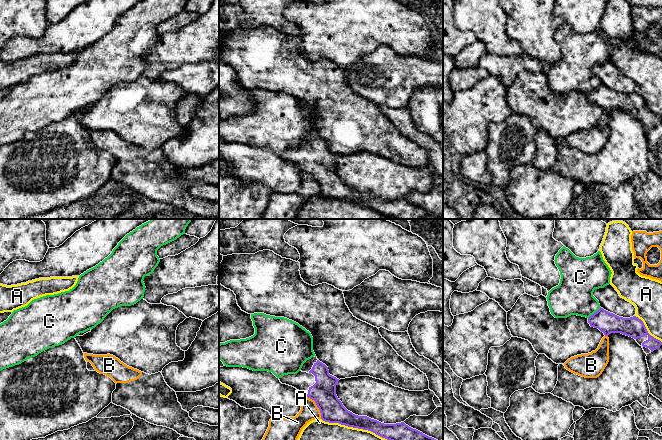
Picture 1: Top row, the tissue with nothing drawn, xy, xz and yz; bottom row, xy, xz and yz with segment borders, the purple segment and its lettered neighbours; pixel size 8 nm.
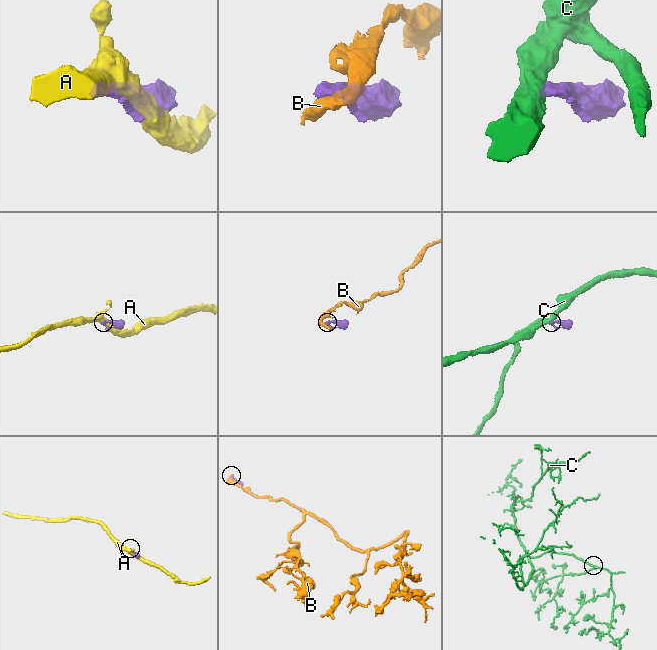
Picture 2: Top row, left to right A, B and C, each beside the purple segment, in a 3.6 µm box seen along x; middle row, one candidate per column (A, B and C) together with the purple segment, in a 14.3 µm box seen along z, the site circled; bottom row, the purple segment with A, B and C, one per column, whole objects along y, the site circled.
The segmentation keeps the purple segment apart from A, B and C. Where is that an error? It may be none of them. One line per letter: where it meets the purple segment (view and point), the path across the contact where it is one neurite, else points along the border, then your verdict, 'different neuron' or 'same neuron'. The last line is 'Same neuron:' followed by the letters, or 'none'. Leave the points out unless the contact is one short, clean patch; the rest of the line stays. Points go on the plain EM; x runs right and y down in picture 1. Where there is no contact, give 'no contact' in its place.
A: meets purple in yz at (646, 106); different neuron
B: meets purple in xz at (317, 182); border along xz (307, 172), (314, 177), (321, 194); different neuron
C: meets purple in yz at (595, 88); border along yz (600, 83), (588, 94); different neuron
Same neuron: none

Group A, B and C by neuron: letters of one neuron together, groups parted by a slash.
A / B / C

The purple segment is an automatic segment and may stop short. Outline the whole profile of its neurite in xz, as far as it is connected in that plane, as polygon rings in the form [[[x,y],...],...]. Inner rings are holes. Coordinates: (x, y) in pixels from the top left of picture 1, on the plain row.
[[[315,132],[307,136],[297,150],[284,151],[279,156],[299,166],[304,173],[314,176],[325,198],[368,206],[394,219],[443,219],[404,198],[384,200],[348,187],[336,171],[339,155],[330,151],[328,143]]]

